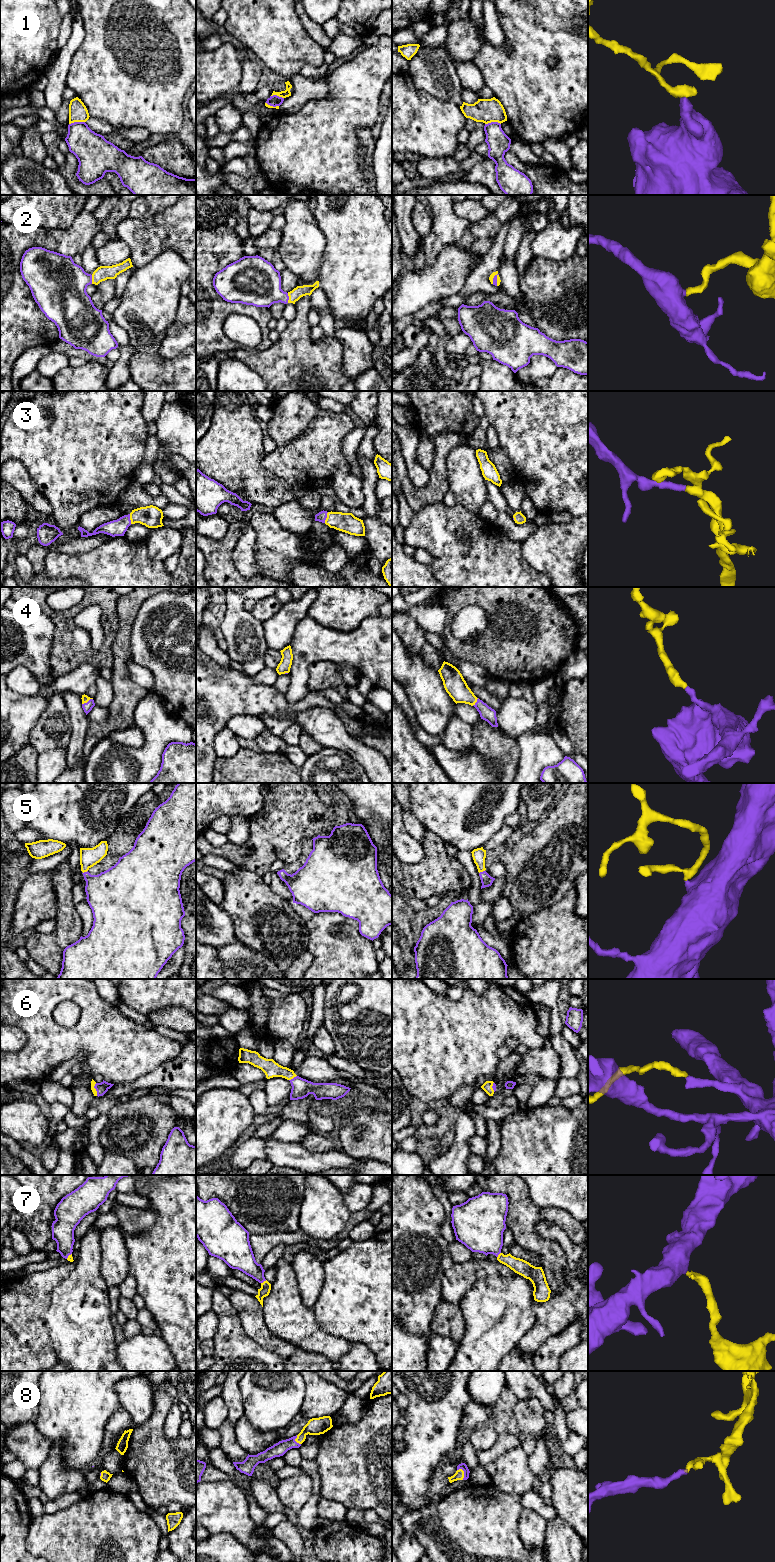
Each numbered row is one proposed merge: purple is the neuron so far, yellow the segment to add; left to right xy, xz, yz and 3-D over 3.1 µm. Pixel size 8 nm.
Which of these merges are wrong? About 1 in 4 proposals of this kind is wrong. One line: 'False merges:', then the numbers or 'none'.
False merges: 1

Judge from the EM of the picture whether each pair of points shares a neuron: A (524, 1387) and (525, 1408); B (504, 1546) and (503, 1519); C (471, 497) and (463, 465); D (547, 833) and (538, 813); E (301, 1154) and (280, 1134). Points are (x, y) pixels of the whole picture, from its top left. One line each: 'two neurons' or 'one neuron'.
A: two neurons
B: one neuron
C: one neuron
D: two neurons
E: two neurons

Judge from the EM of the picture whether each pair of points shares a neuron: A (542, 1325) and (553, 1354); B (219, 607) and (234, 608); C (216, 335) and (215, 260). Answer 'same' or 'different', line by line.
A: different
B: different
C: same

